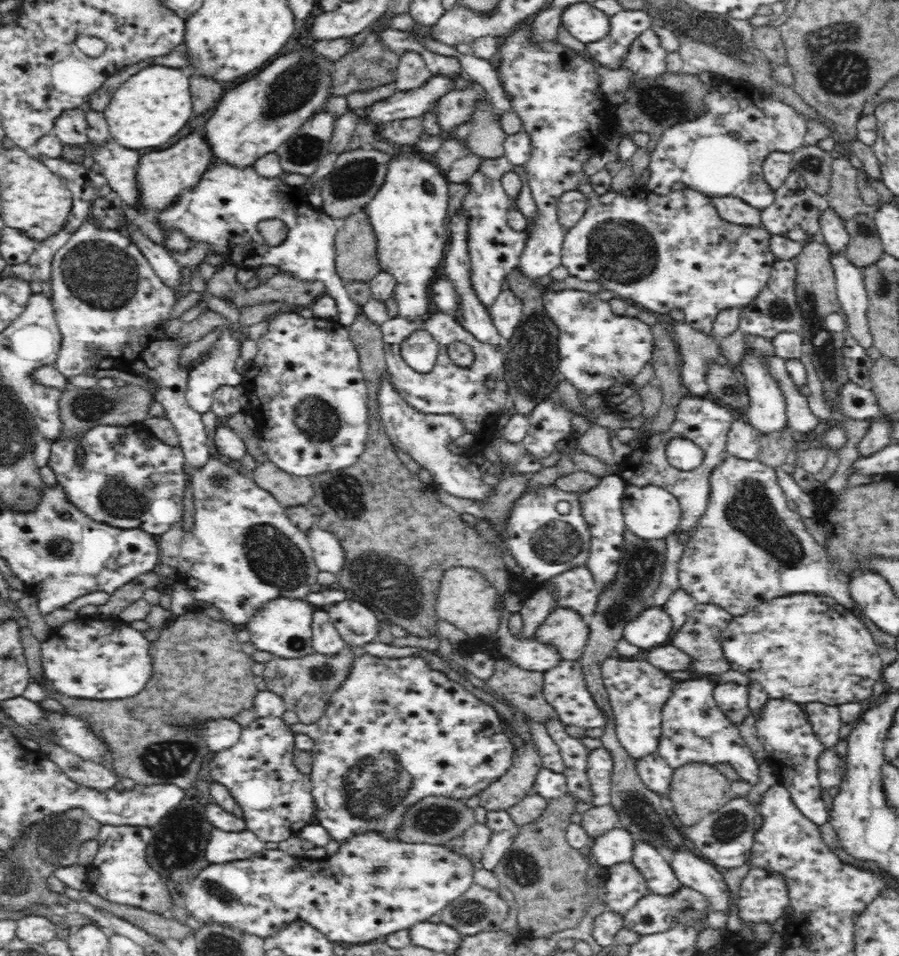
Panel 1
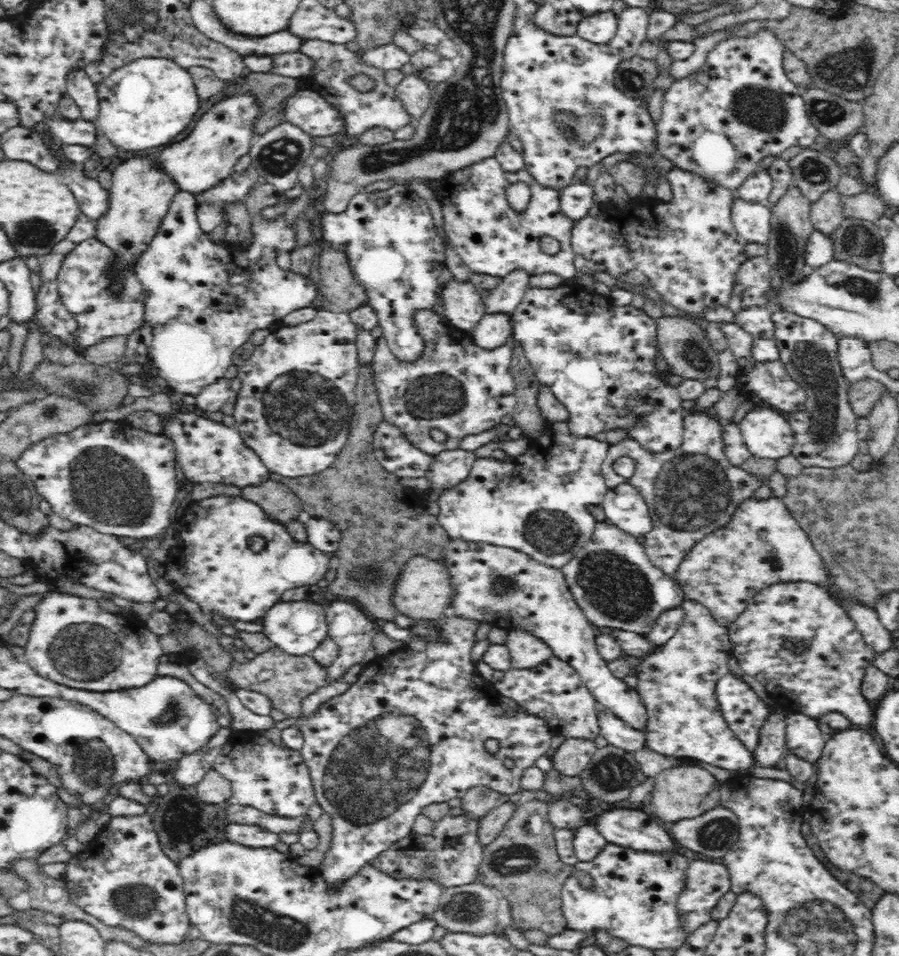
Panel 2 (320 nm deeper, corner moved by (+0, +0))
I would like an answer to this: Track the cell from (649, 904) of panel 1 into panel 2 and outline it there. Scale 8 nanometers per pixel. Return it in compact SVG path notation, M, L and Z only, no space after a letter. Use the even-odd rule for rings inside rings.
M690 857L685 868L683 889L677 894L676 910L680 919L680 930L686 934L698 931L700 926L711 920L712 910L721 896L731 890L731 882L727 868L721 862L705 861L703 858Z

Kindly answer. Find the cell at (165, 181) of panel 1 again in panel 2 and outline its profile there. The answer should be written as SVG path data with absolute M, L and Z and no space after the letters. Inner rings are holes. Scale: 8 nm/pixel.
M138 156L116 166L109 190L108 214L104 214L96 226L96 238L104 241L118 255L114 269L134 262L147 249L180 191L175 178L160 166L156 156Z

